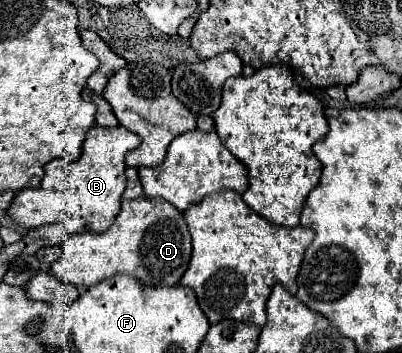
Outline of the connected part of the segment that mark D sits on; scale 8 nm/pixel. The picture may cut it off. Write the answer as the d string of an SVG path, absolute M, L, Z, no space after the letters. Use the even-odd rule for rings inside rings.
M161 198L123 200L113 226L103 234L71 234L51 274L77 288L91 288L107 278L127 274L143 286L175 286L189 266L191 236L183 214Z

